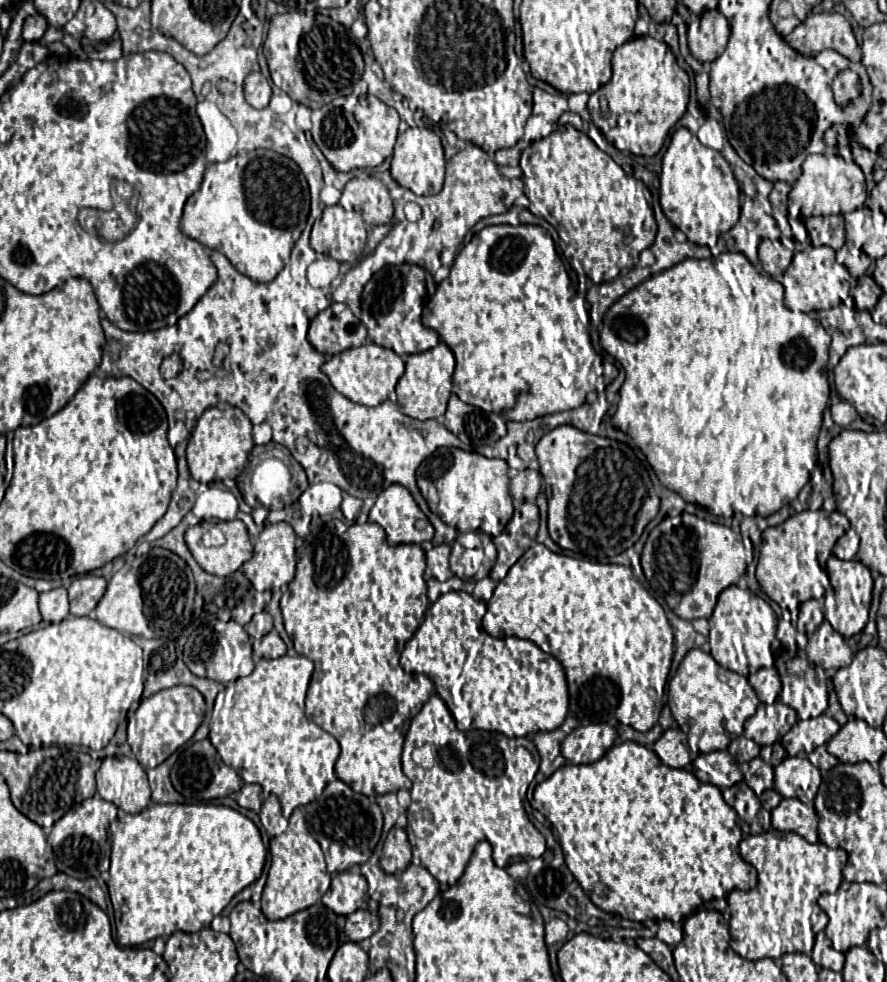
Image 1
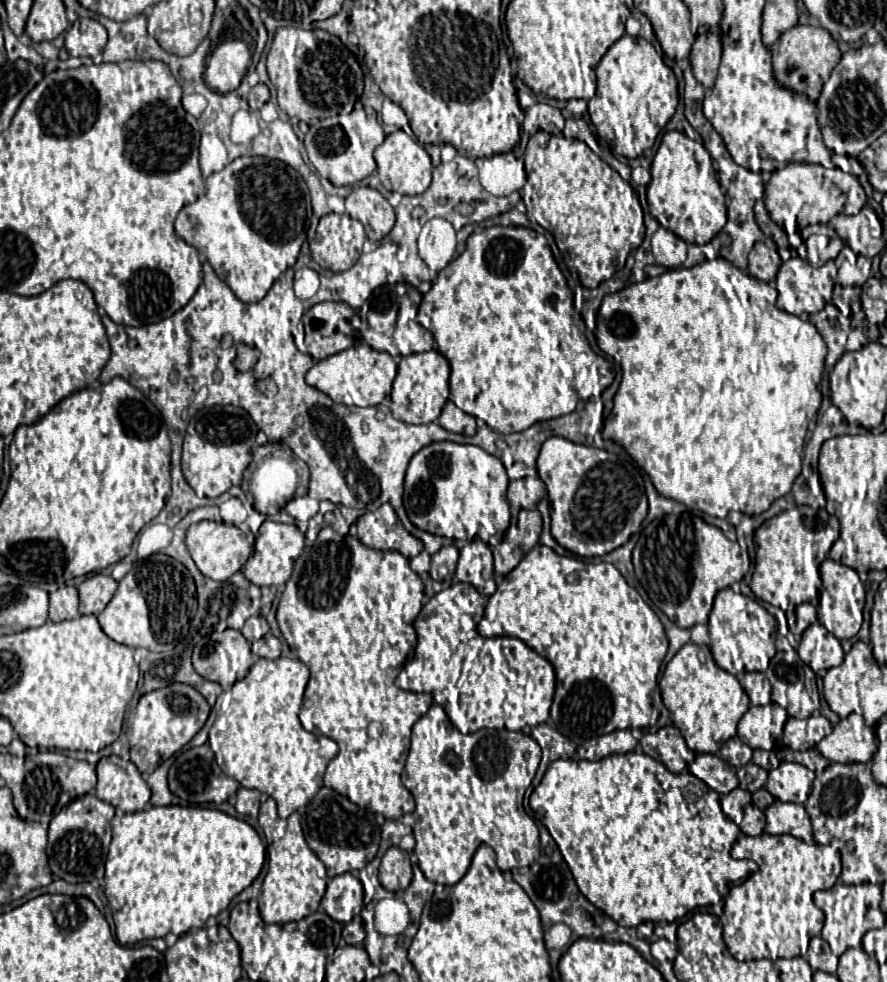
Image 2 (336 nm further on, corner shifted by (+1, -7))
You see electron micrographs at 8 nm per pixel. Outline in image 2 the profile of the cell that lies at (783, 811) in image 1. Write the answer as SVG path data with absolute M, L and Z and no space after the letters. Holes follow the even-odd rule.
M774 801L764 813L766 813L764 833L772 833L772 835L788 833L806 843L814 843L812 823L804 805Z

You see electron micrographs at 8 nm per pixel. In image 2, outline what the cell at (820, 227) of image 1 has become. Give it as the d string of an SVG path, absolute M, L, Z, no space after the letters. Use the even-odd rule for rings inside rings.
M824 224L802 229L801 237L806 244L807 260L814 267L820 267L830 259L834 260L844 247L844 242L837 233Z

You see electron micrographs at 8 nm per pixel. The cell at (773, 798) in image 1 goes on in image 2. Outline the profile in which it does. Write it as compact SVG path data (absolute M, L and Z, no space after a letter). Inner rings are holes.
M758 789L756 793L752 793L752 801L754 801L754 805L758 807L758 809L766 809L766 807L770 807L772 803L774 803L774 797L766 791L766 789Z

